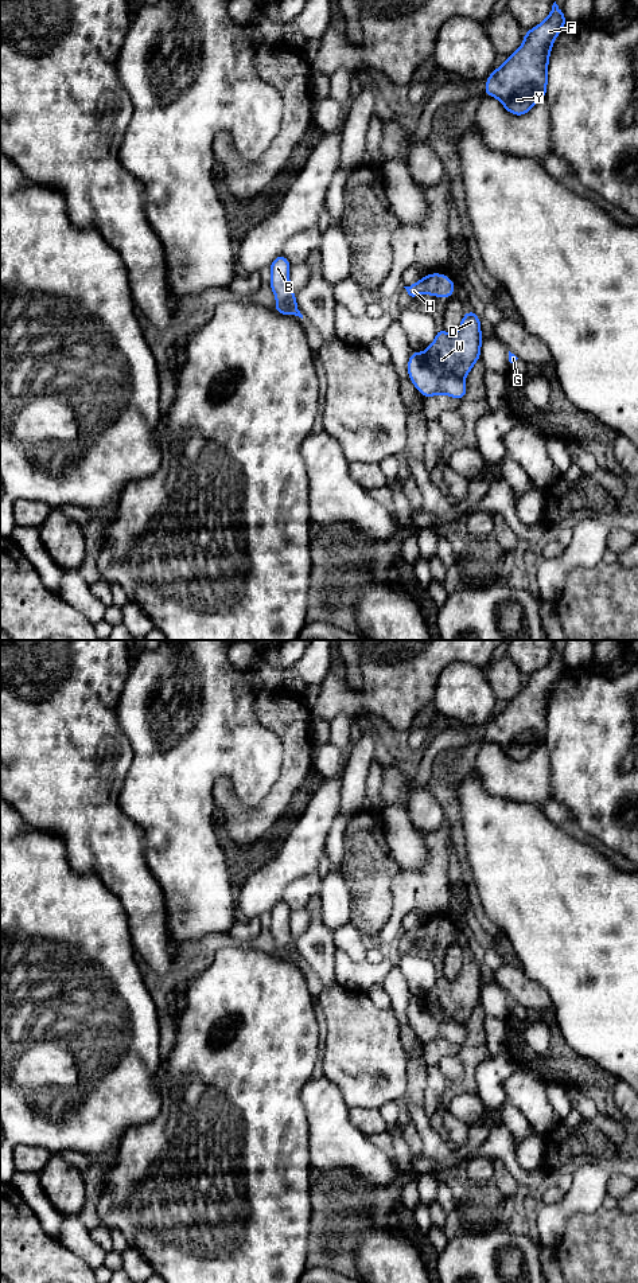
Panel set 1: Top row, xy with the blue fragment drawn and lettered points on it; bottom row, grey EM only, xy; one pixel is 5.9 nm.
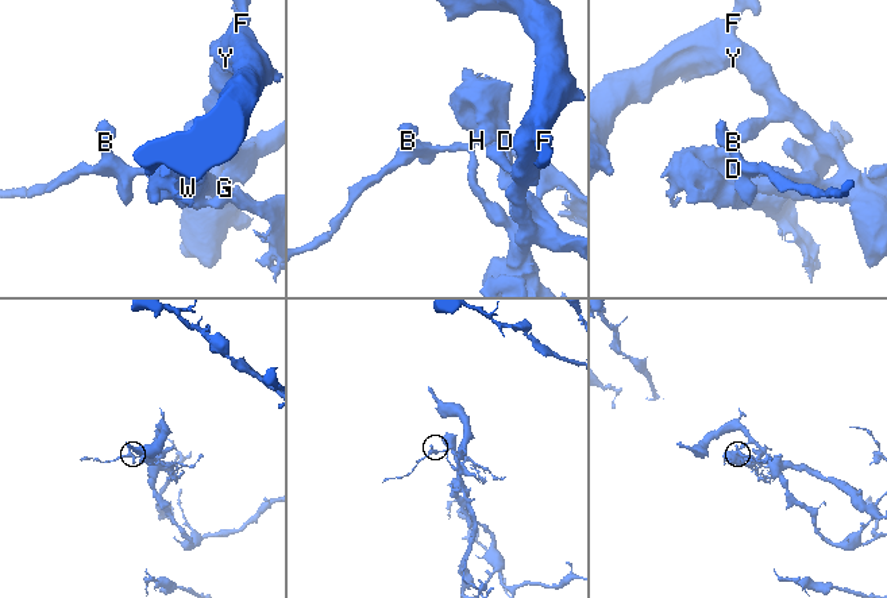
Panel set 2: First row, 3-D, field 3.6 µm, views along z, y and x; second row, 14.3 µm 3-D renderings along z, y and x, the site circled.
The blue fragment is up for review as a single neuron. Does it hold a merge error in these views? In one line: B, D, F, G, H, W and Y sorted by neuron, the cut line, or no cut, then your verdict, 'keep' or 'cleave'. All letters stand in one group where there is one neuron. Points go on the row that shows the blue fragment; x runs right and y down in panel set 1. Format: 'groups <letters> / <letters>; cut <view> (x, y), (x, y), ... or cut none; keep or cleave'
groups B F G Y / D H W; cut xy (420, 354), (424, 363), (432, 371), (454, 374), (463, 379); cleave

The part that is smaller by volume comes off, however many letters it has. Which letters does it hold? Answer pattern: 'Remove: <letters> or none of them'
Remove: D, H, W

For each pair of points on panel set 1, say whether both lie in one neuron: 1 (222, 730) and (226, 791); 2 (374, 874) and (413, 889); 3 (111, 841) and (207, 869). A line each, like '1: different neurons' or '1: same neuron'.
1: different neurons
2: different neurons
3: different neurons

